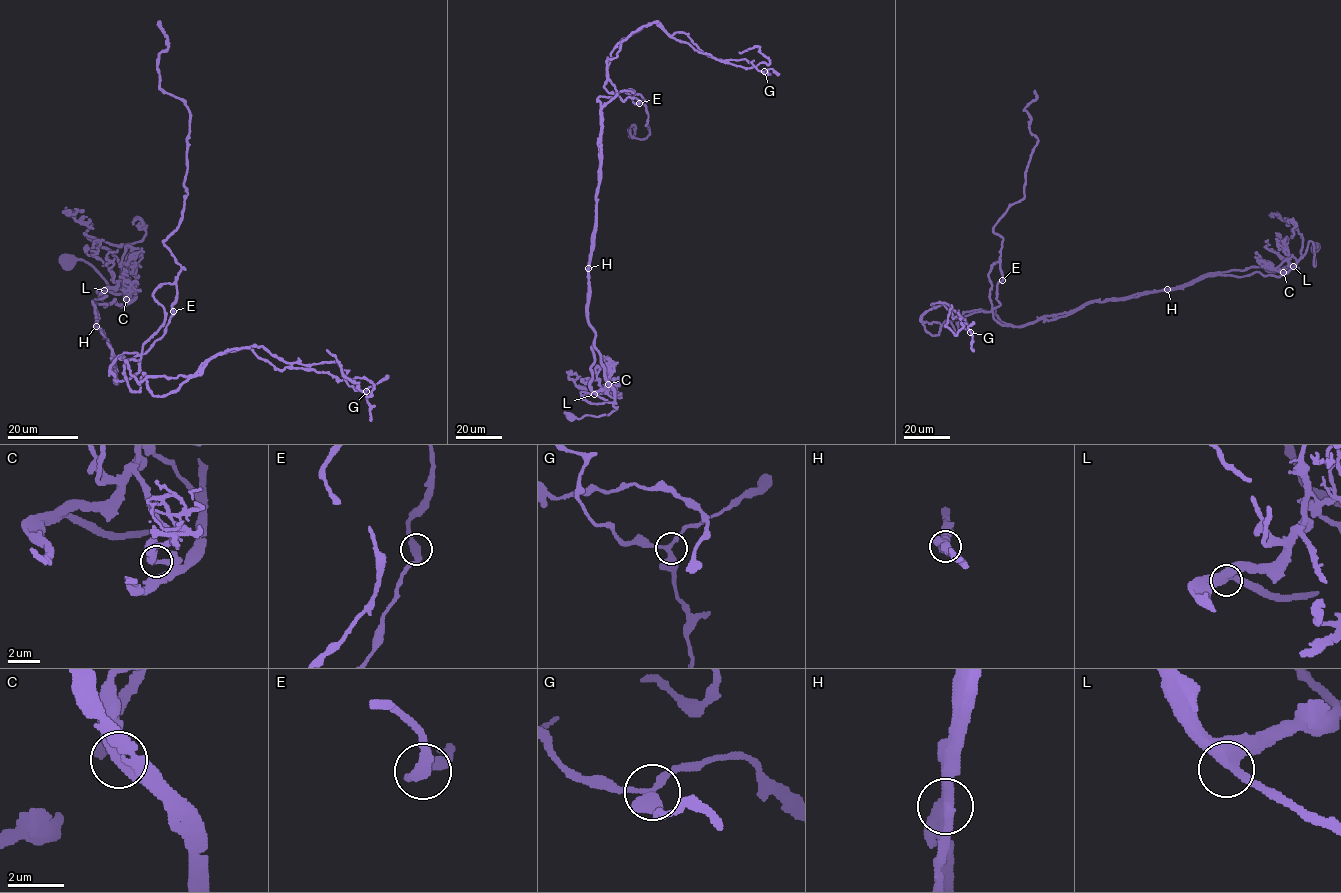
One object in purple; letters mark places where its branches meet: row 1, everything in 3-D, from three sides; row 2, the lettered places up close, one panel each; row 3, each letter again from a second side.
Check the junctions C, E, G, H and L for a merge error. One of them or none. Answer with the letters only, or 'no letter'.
H

